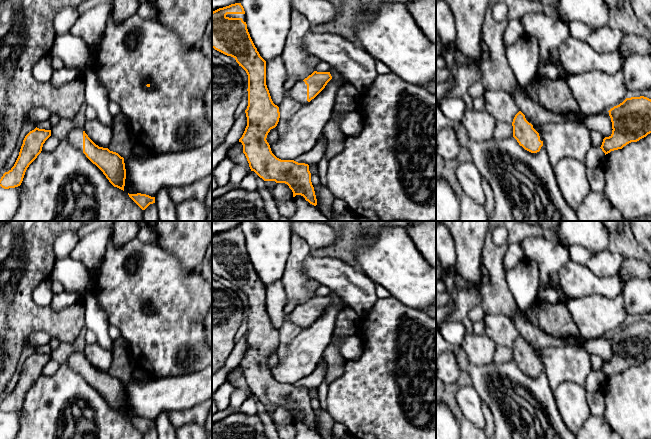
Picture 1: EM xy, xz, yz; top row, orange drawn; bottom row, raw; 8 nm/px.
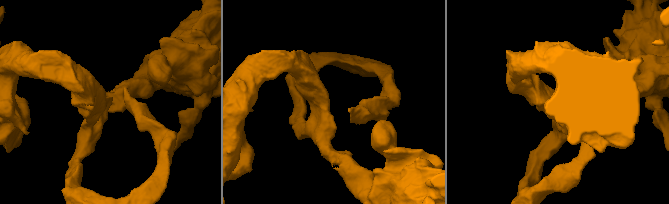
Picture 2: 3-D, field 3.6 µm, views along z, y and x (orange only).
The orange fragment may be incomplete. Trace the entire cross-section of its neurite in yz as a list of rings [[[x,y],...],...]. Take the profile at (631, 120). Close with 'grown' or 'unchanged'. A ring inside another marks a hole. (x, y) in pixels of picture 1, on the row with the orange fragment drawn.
[[[647,97],[626,98],[608,112],[613,130],[600,147],[605,155],[651,133],[651,99]]]; unchanged

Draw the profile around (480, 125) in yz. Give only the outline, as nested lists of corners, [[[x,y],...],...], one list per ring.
[[[466,110],[460,122],[469,137],[476,142],[493,138],[496,120],[484,110]]]

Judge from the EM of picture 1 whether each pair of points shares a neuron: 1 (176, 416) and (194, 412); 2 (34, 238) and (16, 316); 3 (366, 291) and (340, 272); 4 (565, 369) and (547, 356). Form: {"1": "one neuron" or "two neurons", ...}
{"1": "one neuron", "2": "one neuron", "3": "one neuron", "4": "one neuron"}

